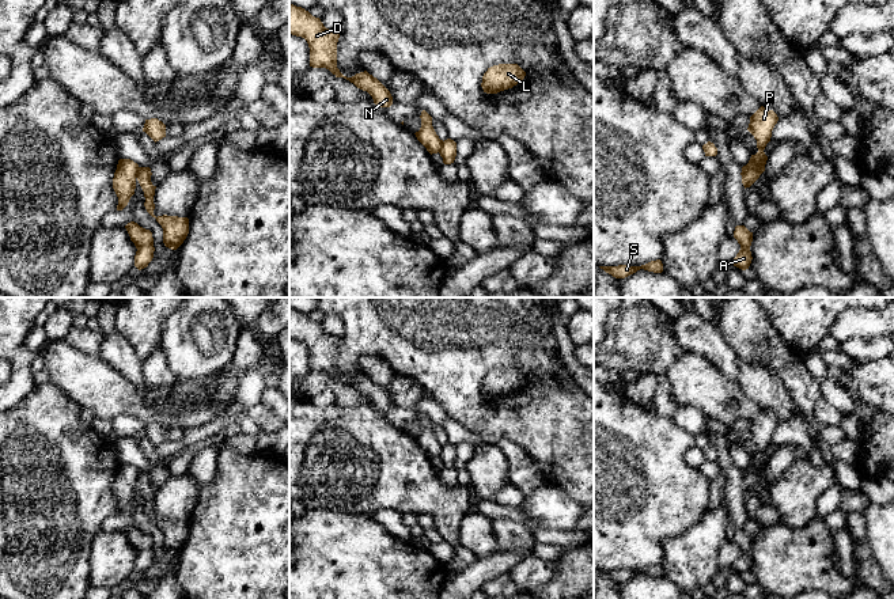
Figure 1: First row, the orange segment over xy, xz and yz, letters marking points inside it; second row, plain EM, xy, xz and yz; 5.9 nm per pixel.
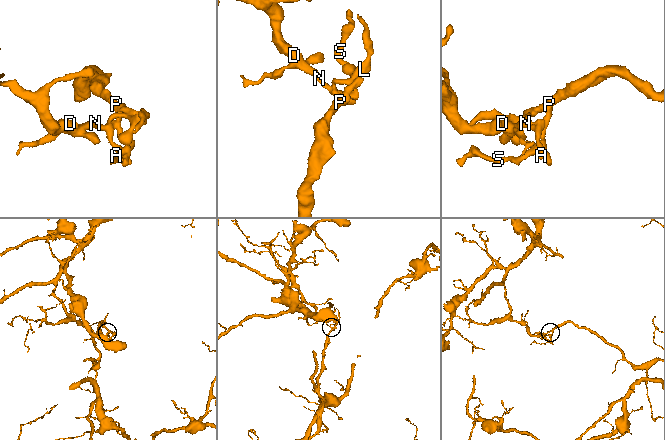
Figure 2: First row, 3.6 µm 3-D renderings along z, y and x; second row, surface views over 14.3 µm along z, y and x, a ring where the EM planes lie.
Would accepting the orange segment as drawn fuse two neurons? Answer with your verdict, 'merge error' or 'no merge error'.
merge error

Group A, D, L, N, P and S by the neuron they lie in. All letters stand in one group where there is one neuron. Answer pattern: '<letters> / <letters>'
A D L N / P S

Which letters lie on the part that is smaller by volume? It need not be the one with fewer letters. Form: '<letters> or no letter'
P, S

